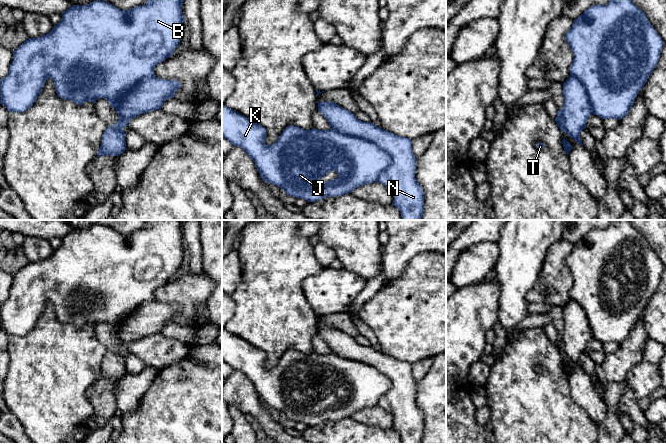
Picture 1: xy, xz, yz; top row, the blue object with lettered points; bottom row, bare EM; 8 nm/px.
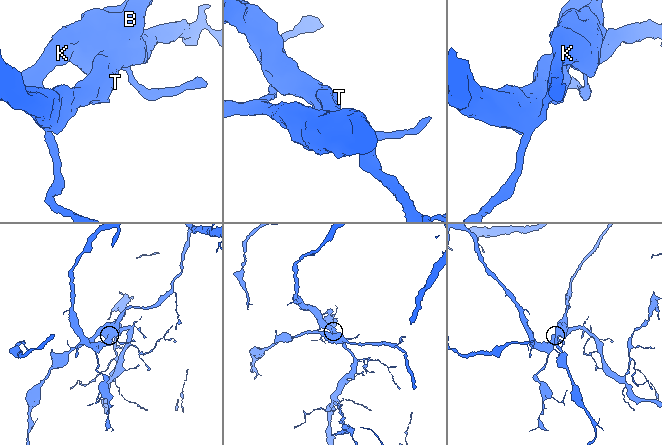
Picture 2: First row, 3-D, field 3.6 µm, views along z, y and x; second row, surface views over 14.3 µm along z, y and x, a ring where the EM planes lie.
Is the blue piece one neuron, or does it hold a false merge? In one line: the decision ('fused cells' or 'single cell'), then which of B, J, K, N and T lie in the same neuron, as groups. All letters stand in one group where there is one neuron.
fused cells | B J K / N T

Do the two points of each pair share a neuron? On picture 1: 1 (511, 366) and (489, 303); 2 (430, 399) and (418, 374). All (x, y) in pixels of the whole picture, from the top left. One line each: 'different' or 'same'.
1: different
2: different

